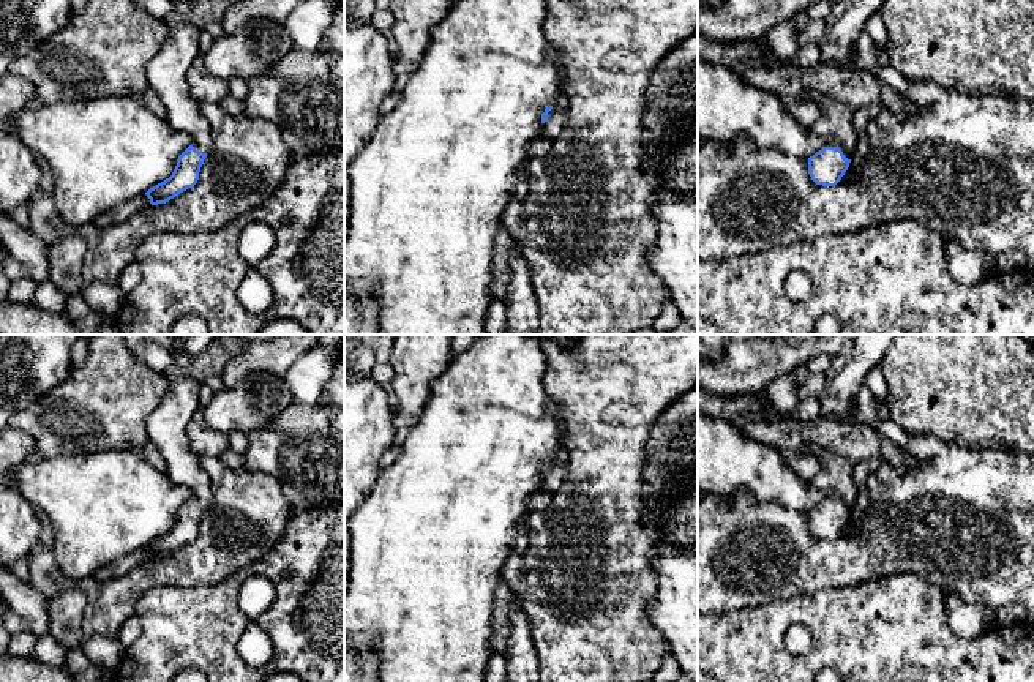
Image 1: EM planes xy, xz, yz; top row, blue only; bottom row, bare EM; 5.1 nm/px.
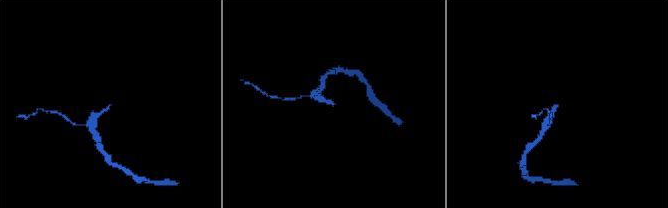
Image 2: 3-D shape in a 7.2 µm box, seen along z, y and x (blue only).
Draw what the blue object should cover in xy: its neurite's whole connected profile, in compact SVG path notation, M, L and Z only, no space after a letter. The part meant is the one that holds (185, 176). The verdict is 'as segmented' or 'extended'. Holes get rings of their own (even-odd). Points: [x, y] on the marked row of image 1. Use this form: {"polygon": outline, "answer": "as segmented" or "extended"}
{"polygon": "M189 19L169 25L166 43L147 66L148 87L163 101L169 125L191 136L193 144L178 156L169 178L145 194L152 205L166 204L199 180L204 159L212 150L212 128L191 98L186 74L197 60L202 28Z", "answer": "extended"}

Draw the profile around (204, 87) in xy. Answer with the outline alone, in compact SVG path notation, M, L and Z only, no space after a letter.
M196 60L186 74L189 95L197 103L219 103L230 95L229 82L223 77L215 77L207 71L204 63Z

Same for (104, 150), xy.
M112 95L28 104L9 128L25 147L41 155L54 174L52 196L58 218L79 229L106 210L145 194L169 178L178 156L193 144L167 118L155 115L139 96Z

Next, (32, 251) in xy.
M0 210L0 242L36 283L49 281L49 245Z

